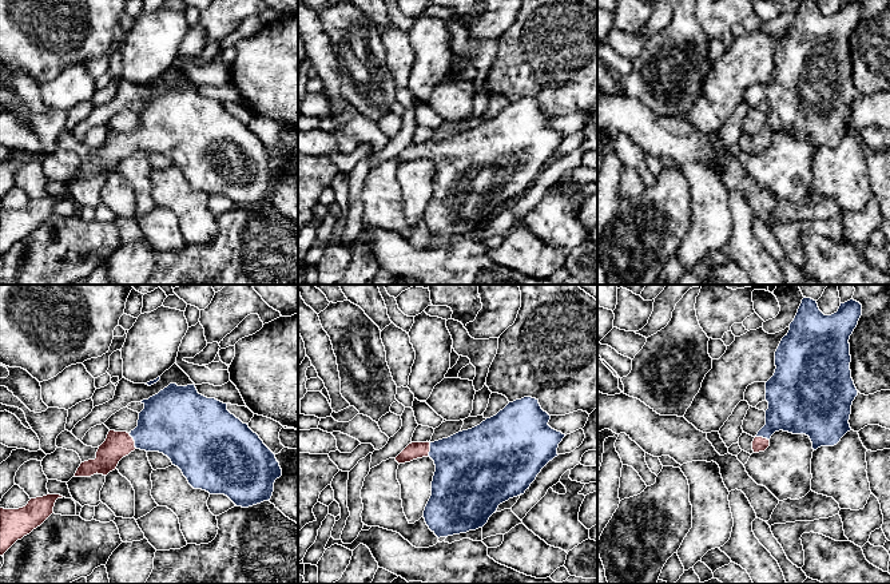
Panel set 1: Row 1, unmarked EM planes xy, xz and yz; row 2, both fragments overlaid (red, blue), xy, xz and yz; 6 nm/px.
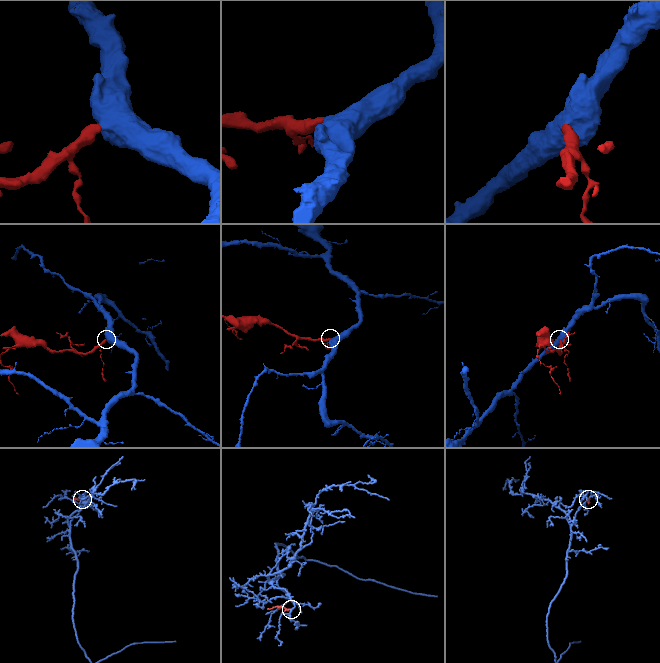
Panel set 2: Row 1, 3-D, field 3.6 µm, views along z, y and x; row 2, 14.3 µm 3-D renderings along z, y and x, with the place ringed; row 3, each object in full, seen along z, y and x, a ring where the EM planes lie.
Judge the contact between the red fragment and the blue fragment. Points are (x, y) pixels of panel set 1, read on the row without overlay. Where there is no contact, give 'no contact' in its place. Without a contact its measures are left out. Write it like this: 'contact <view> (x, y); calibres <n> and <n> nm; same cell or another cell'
contact xy (134, 142); calibres 160 and 360 nm; same cell

